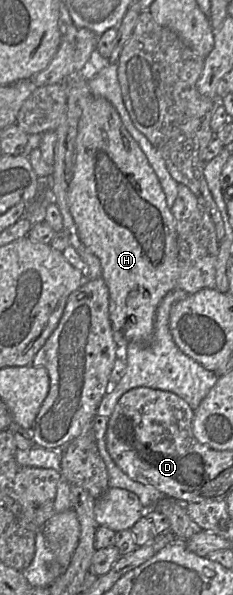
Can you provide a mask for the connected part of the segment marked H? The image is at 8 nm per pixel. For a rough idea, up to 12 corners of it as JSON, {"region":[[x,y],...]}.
{"region":[[91,96],[68,207],[118,344],[176,288],[175,220],[115,107]]}

